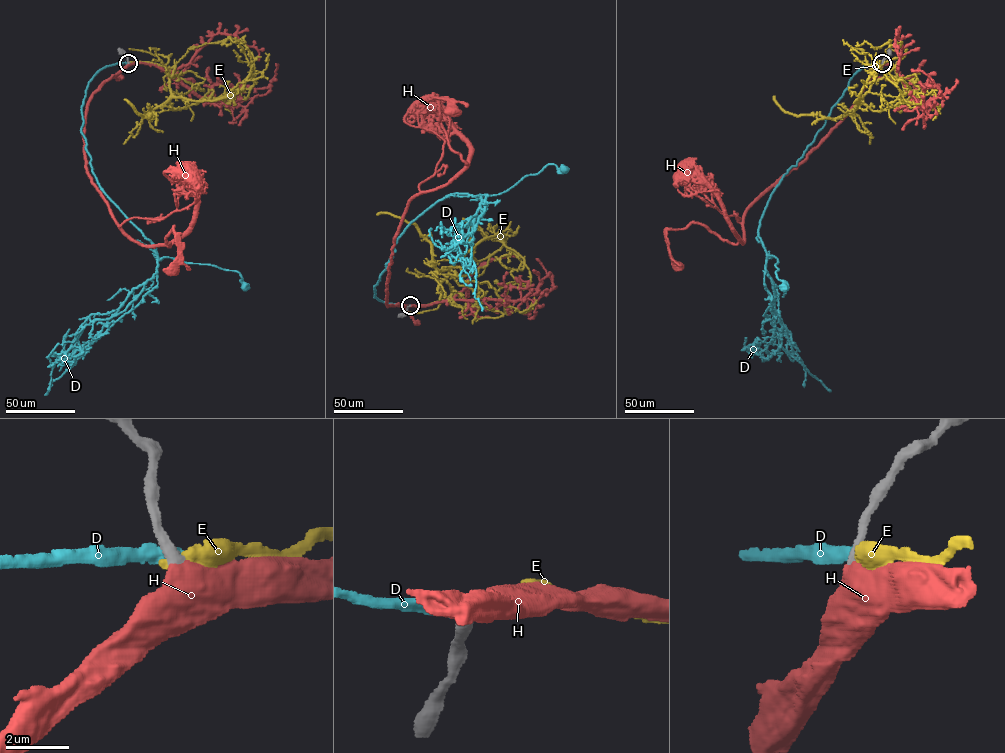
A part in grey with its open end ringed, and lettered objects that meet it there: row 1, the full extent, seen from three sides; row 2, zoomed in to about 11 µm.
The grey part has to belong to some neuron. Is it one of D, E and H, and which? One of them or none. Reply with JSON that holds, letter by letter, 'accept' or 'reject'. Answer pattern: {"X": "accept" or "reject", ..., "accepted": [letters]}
{"D": "reject", "E": "reject", "H": "accept", "accepted": ["H"]}

